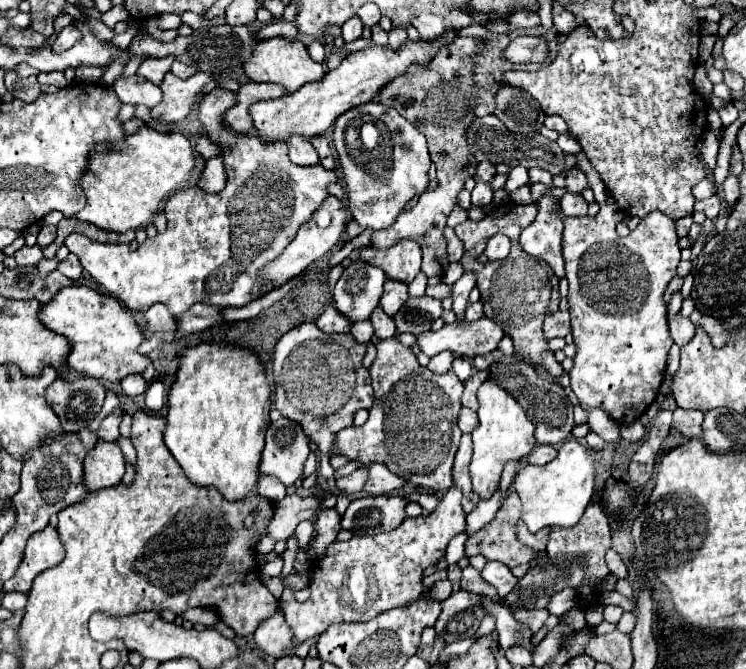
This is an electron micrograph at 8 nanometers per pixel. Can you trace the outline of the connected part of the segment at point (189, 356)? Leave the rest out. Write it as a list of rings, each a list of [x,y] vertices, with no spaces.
[[[202,342],[180,352],[176,380],[168,394],[168,428],[164,442],[190,482],[218,486],[228,500],[240,500],[256,490],[258,462],[264,448],[264,434],[270,424],[270,384],[258,354],[228,342]]]

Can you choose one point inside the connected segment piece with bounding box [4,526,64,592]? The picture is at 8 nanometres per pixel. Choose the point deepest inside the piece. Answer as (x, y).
(44, 550)

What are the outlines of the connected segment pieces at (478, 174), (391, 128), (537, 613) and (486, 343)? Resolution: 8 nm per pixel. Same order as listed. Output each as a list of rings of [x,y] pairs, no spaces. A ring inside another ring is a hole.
[[[484,160],[484,162],[480,162],[476,166],[476,172],[474,172],[474,180],[476,182],[490,182],[494,176],[496,176],[496,168],[494,168],[492,162]]]
[[[368,102],[348,110],[336,118],[332,142],[338,154],[338,170],[342,174],[344,190],[348,196],[344,204],[362,228],[390,228],[398,214],[404,210],[406,202],[416,194],[426,192],[430,182],[428,170],[432,164],[426,138],[394,108],[380,102]],[[368,122],[372,122],[378,130],[378,142],[374,148],[368,148],[360,138],[362,126]]]
[[[510,608],[510,610],[514,614],[514,618],[520,622],[526,622],[532,632],[538,632],[550,616],[548,610],[526,610],[526,608]]]
[[[480,318],[476,322],[454,322],[446,324],[440,330],[428,330],[418,336],[418,346],[422,354],[432,358],[442,350],[450,350],[456,356],[474,358],[478,354],[488,354],[496,350],[498,342],[502,340],[502,328],[492,322],[490,318]]]

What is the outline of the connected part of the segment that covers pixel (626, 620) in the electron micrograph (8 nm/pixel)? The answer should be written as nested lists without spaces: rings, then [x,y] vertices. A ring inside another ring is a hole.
[[[624,612],[622,618],[620,618],[620,622],[616,624],[616,628],[618,628],[620,632],[624,632],[624,634],[630,634],[630,632],[634,630],[634,624],[636,624],[636,616]]]

